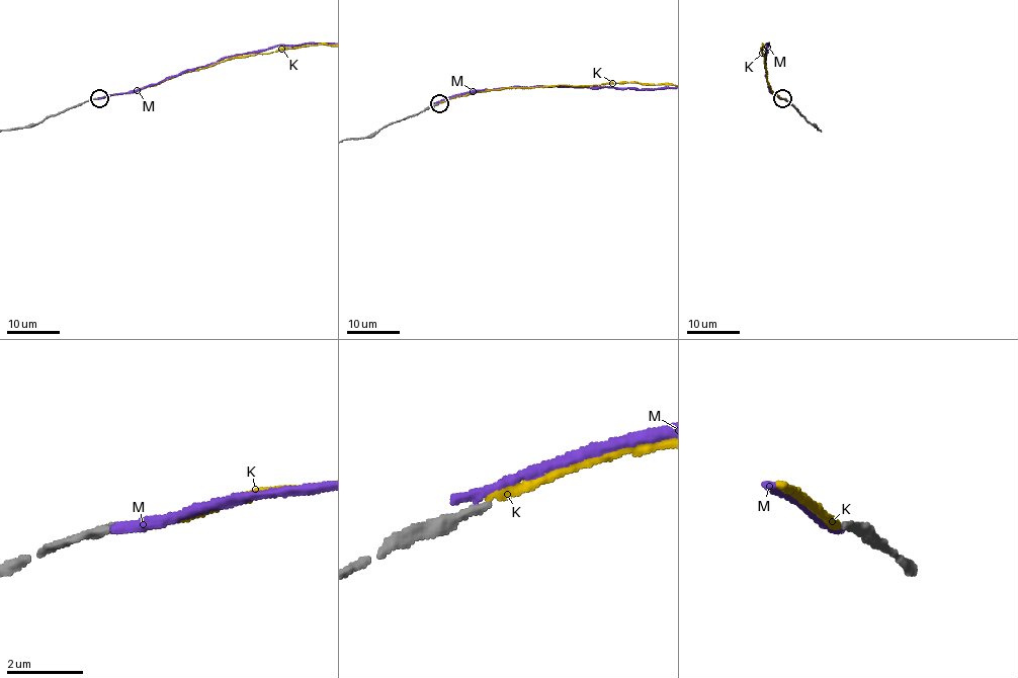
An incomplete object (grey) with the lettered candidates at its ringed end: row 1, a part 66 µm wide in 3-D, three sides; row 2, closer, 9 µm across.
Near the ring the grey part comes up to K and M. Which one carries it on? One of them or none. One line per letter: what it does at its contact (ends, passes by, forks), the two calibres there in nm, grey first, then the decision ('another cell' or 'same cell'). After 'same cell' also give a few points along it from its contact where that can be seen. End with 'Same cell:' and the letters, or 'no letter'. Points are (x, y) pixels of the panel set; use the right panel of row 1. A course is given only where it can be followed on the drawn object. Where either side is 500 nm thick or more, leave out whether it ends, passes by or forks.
K: it ends | 200/190 nm | same cell
M: it ends | 240/320 nm | another cell
Same cell: K

